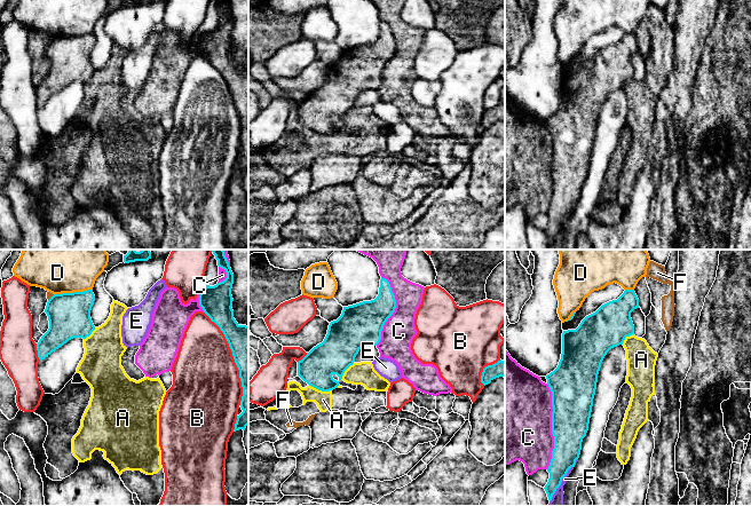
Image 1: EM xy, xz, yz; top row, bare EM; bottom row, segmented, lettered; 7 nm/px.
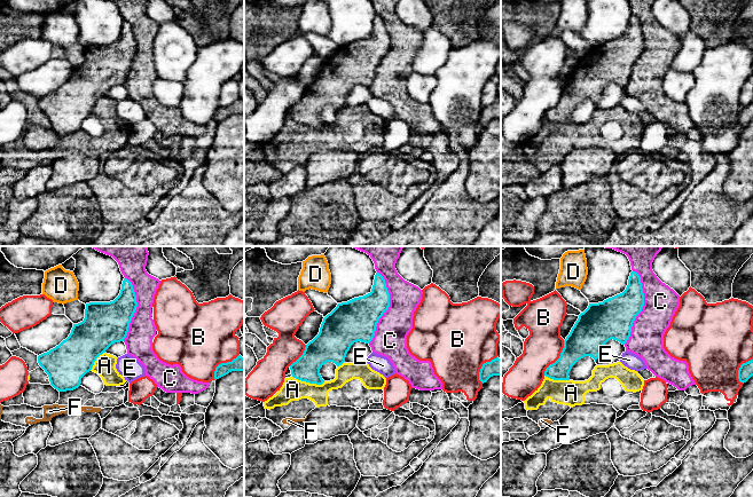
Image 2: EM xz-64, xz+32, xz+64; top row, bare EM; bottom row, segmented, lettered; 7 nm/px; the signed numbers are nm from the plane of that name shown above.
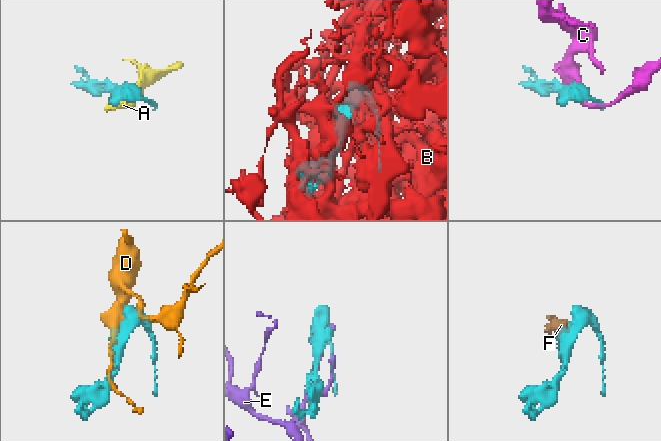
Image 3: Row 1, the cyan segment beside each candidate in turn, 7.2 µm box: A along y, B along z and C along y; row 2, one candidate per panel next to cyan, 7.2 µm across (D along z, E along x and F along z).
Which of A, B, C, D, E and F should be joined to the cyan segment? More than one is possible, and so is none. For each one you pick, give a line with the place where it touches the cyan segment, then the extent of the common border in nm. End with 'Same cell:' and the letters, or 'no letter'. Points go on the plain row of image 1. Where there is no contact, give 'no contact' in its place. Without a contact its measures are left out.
Same cell: no letter

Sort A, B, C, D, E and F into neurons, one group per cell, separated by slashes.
A F / B / C / D / E

